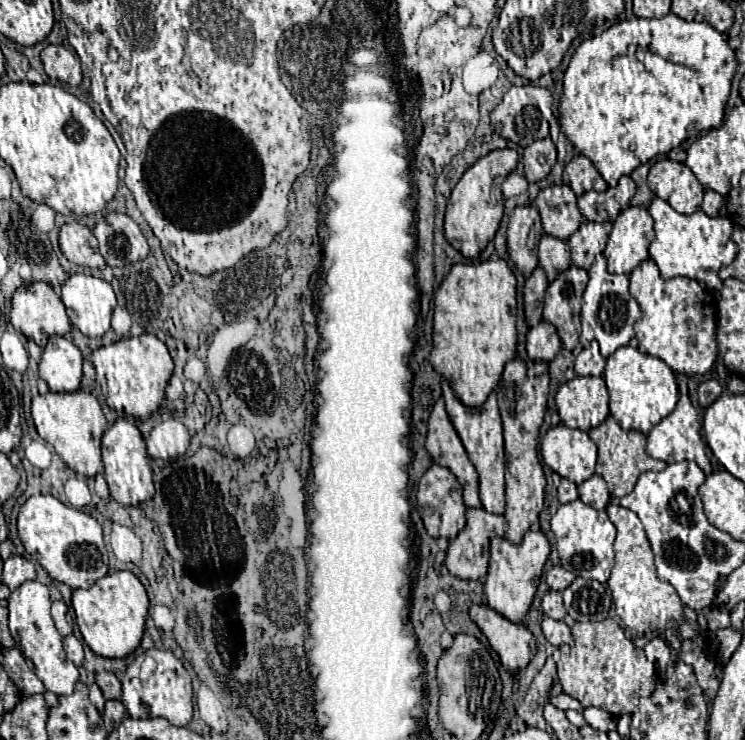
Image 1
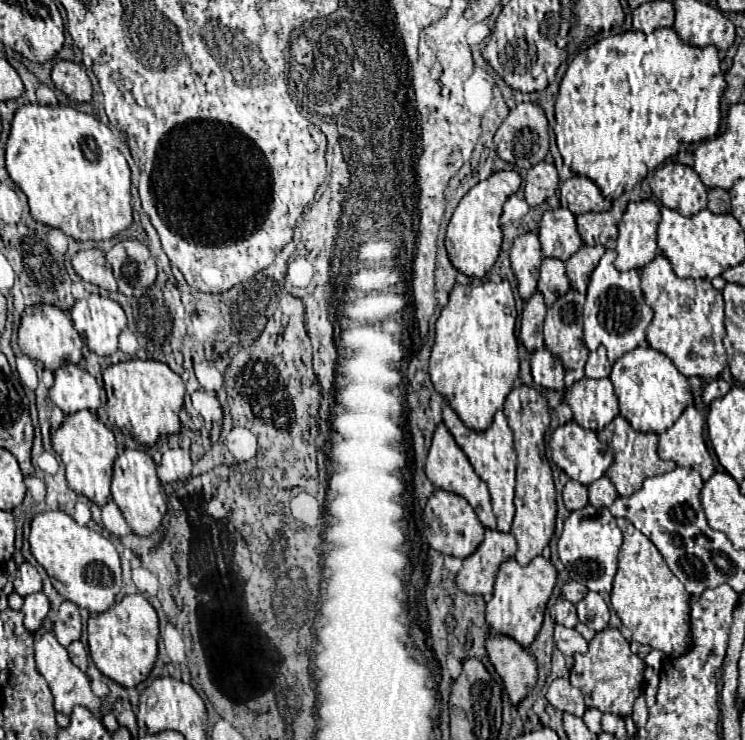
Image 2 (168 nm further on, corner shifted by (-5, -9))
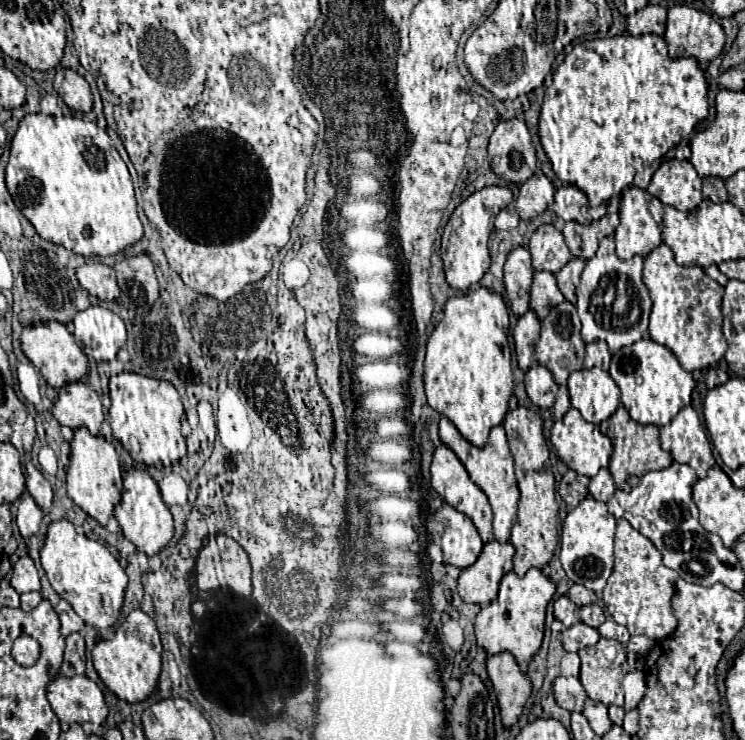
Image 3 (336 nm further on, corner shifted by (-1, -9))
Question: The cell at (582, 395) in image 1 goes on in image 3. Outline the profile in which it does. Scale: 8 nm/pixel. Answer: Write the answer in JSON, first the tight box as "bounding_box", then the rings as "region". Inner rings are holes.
{"bounding_box":[569,369,621,425],"region":[[[581,369],[569,377],[571,405],[581,411],[585,421],[599,425],[615,413],[621,393],[611,375],[603,369]]]}

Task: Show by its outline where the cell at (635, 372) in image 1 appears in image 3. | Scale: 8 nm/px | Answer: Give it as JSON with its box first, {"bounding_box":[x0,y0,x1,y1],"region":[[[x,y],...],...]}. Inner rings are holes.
{"bounding_box":[609,337,695,427],"region":[[[645,337],[627,349],[619,349],[611,359],[609,373],[621,389],[621,403],[637,423],[651,423],[657,427],[667,425],[685,405],[691,403],[691,391],[695,387],[691,373],[679,365],[671,349],[653,339]]]}

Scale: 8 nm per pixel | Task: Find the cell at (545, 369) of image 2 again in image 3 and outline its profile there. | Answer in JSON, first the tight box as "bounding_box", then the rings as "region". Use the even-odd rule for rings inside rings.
{"bounding_box":[525,365,557,409],"region":[[[533,365],[525,375],[525,391],[531,403],[539,409],[551,409],[557,395],[557,383],[543,365]]]}

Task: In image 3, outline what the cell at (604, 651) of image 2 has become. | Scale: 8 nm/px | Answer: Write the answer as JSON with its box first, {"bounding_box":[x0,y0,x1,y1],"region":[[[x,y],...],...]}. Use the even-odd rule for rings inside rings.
{"bounding_box":[579,637,629,705],"region":[[[603,637],[597,645],[581,649],[579,657],[581,657],[581,683],[587,691],[587,695],[595,701],[605,703],[605,705],[623,705],[621,681],[623,681],[625,673],[629,671],[627,653],[625,653],[623,645],[617,639],[605,639]]]}

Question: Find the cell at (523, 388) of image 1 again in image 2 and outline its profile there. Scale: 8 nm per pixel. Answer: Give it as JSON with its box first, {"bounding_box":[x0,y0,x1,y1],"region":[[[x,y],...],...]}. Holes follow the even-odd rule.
{"bounding_box":[503,385,555,565],"region":[[[529,385],[513,387],[509,393],[503,413],[509,421],[509,427],[515,437],[515,451],[517,451],[517,487],[515,487],[515,519],[511,533],[517,539],[517,563],[527,565],[533,557],[541,555],[543,547],[553,537],[555,529],[555,487],[549,461],[545,457],[545,431],[549,427],[549,405],[543,393]]]}

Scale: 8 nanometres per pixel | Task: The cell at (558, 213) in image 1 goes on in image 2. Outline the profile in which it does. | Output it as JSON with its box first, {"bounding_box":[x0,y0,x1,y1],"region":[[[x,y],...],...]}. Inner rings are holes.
{"bounding_box":[539,209,581,261],"region":[[[549,209],[539,221],[539,241],[545,257],[567,261],[581,245],[575,215],[569,209]]]}

